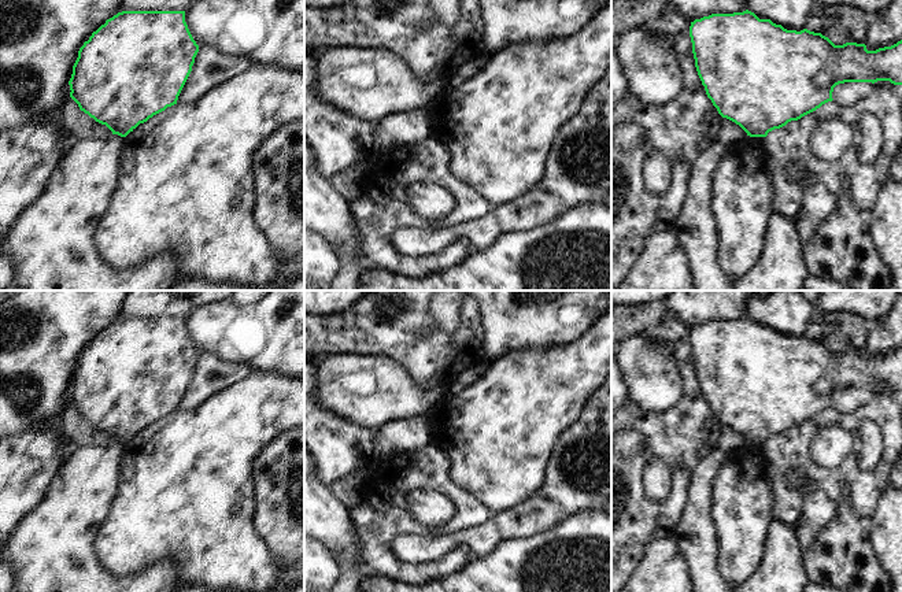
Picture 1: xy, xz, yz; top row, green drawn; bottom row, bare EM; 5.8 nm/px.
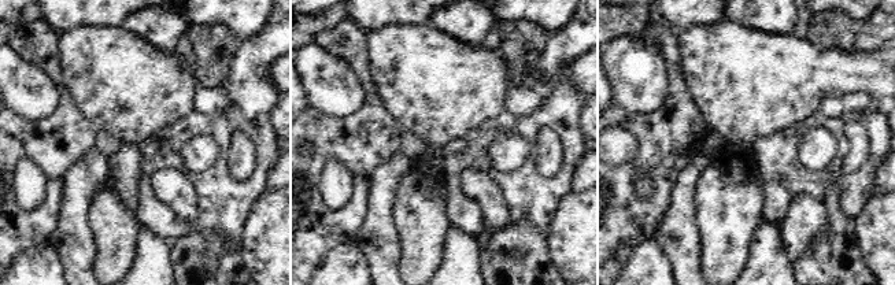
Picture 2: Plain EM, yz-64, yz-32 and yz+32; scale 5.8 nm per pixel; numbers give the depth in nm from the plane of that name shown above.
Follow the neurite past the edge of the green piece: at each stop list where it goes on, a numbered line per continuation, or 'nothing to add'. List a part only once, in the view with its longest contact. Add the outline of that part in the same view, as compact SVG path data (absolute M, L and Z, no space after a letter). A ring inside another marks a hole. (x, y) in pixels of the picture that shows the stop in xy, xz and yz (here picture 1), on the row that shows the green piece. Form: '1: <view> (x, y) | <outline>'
nothing to add

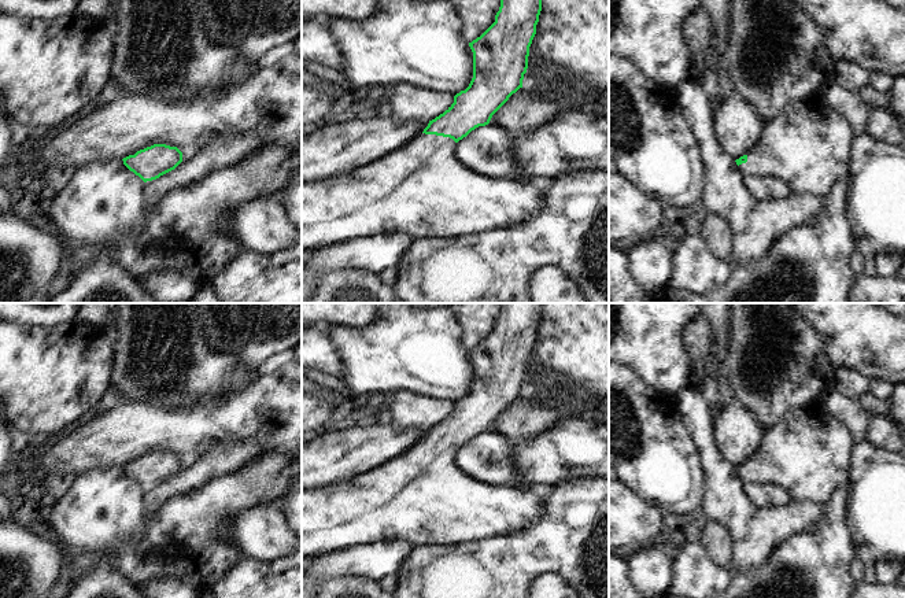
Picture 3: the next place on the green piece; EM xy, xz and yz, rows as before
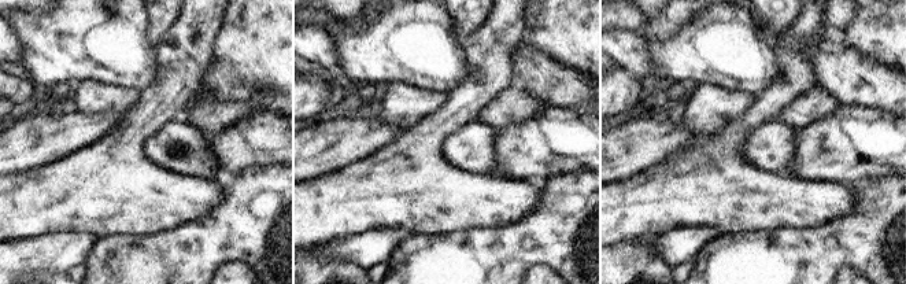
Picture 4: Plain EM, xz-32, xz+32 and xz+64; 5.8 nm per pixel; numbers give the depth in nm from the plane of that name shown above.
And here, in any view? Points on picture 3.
1: xz (421, 189) | M421 133L366 167L335 178L302 182L302 250L391 233L406 233L413 239L457 239L524 222L542 208L542 184L492 178L462 165L454 151L452 139Z

